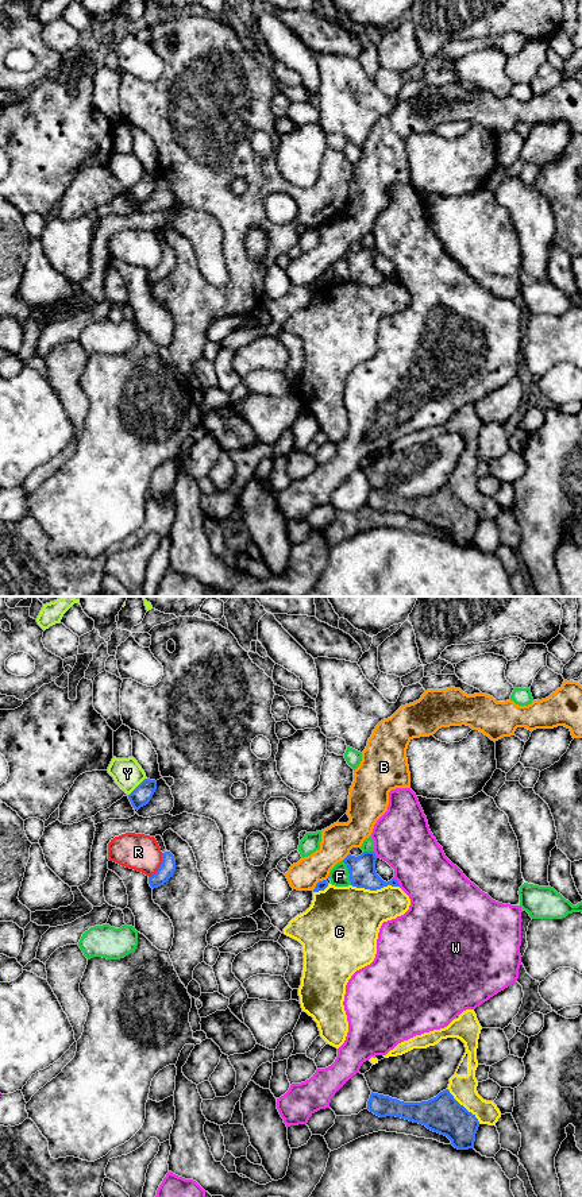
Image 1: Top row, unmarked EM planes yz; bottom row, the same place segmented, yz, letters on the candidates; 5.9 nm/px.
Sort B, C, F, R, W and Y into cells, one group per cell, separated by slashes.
B / C / F / R / W / Y

